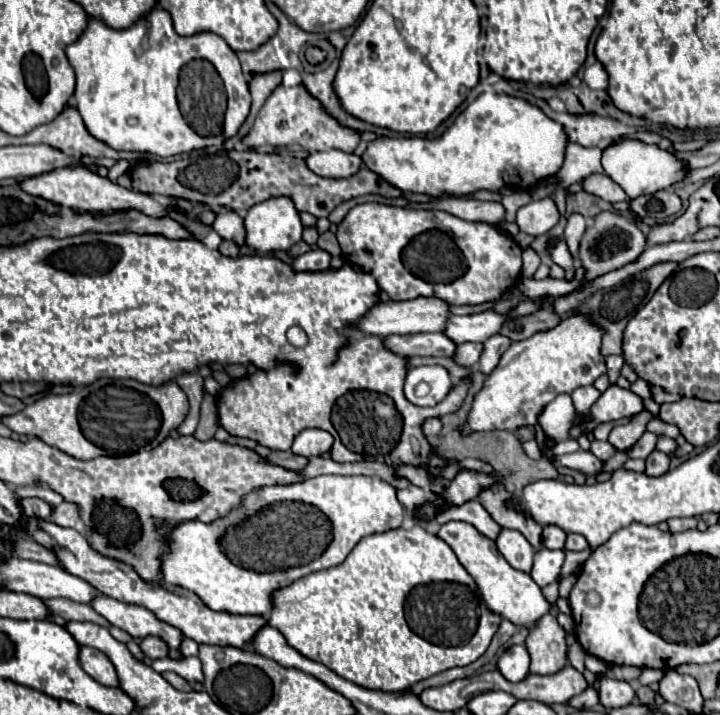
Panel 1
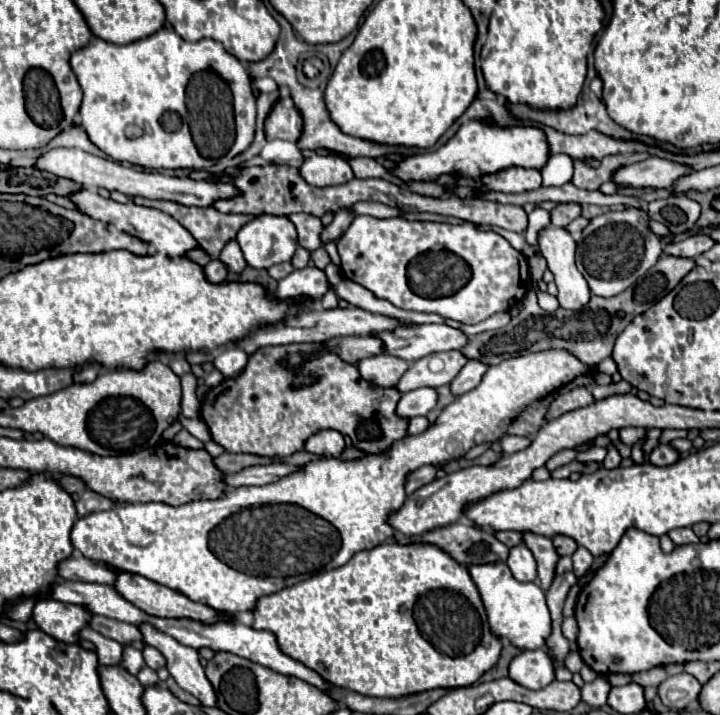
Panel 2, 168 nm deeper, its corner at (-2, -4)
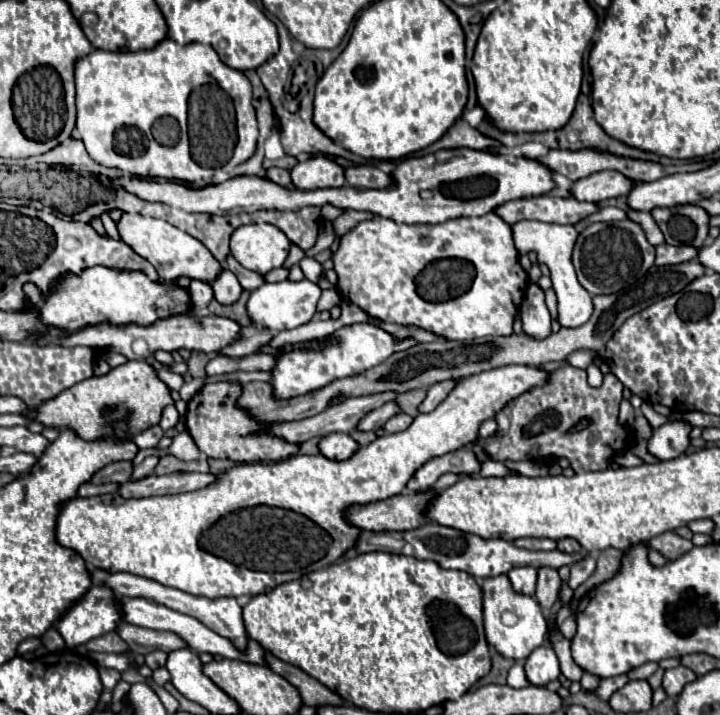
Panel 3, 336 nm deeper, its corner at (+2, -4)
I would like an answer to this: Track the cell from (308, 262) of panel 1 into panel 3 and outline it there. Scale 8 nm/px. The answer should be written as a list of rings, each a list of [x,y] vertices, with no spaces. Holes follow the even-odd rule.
[[[303,279],[303,281],[281,281],[281,283],[263,283],[259,289],[255,289],[247,301],[247,315],[253,325],[261,329],[271,331],[285,331],[295,329],[299,325],[305,325],[313,319],[317,301],[321,297],[319,285]]]

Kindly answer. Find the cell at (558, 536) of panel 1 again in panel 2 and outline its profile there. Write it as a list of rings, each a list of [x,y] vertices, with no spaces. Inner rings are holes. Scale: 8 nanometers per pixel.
[[[555,535],[553,545],[555,545],[559,555],[573,555],[573,551],[577,549],[577,543],[567,535]]]

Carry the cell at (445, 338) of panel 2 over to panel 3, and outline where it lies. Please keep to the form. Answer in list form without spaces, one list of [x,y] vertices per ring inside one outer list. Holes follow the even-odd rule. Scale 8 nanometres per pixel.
[[[355,323],[337,329],[335,333],[319,339],[319,349],[293,349],[293,351],[281,351],[271,345],[265,345],[263,351],[271,353],[275,357],[275,367],[271,371],[271,391],[275,399],[293,399],[299,395],[307,395],[313,391],[319,391],[321,387],[329,385],[335,379],[343,377],[353,377],[359,375],[377,363],[385,361],[389,355],[395,351],[405,351],[413,347],[417,341],[415,339],[405,339],[405,341],[395,341],[389,333],[383,329],[369,325],[369,323]]]

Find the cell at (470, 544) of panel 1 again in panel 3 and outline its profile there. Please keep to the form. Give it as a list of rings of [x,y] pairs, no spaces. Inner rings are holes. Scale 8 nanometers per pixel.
[[[507,575],[489,577],[483,581],[481,587],[483,587],[483,617],[485,617],[487,643],[499,655],[503,655],[507,659],[515,659],[515,661],[527,659],[533,653],[533,649],[543,645],[543,637],[547,631],[547,621],[541,613],[541,605],[537,603],[535,597],[515,593]],[[503,619],[515,619],[517,625],[507,627],[507,621],[503,621]]]

